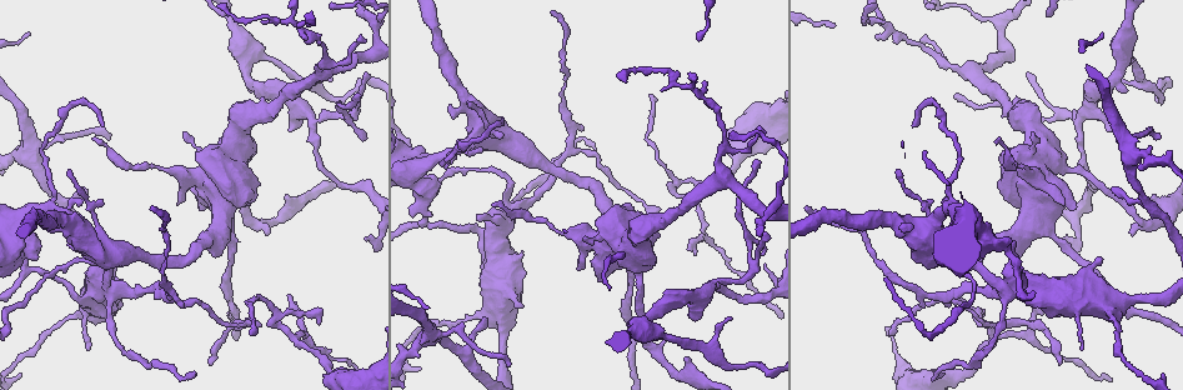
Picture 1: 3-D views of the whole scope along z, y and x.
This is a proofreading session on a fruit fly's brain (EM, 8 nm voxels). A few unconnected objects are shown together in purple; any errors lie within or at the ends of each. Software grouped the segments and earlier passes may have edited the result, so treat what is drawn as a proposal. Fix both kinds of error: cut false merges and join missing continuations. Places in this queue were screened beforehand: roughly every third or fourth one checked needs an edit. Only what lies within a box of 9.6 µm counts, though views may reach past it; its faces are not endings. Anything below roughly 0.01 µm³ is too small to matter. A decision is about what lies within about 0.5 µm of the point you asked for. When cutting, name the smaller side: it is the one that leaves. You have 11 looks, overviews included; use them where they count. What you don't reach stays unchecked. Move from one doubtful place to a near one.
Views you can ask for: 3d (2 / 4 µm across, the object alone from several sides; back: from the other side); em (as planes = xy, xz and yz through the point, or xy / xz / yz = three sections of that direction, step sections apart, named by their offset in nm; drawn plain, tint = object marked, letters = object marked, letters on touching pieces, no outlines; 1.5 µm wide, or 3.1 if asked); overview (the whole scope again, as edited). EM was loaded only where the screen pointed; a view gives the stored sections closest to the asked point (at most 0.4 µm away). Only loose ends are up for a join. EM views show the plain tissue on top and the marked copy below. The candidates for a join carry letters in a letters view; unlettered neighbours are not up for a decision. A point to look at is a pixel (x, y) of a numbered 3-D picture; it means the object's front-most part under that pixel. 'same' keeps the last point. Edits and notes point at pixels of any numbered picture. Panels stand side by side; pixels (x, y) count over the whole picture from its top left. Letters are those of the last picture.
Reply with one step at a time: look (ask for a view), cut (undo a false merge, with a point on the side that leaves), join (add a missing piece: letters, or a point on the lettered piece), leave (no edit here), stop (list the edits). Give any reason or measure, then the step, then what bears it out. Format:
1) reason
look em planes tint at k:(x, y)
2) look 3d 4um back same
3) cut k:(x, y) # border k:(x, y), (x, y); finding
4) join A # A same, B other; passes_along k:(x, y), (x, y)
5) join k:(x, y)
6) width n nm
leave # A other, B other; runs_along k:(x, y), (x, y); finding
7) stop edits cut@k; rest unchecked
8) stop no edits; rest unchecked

an open end
look 3d 4um at 1:(1158, 136)

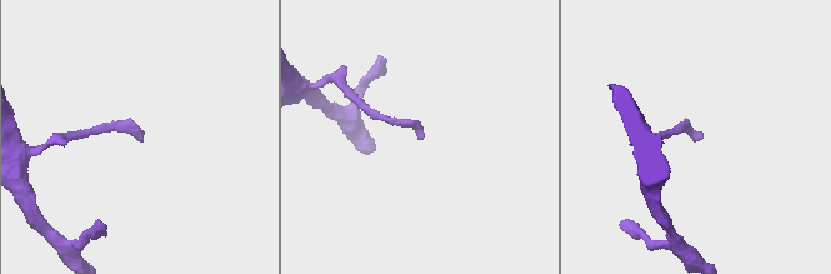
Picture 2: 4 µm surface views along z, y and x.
look em xz step 4 tint at 2:(417, 137)

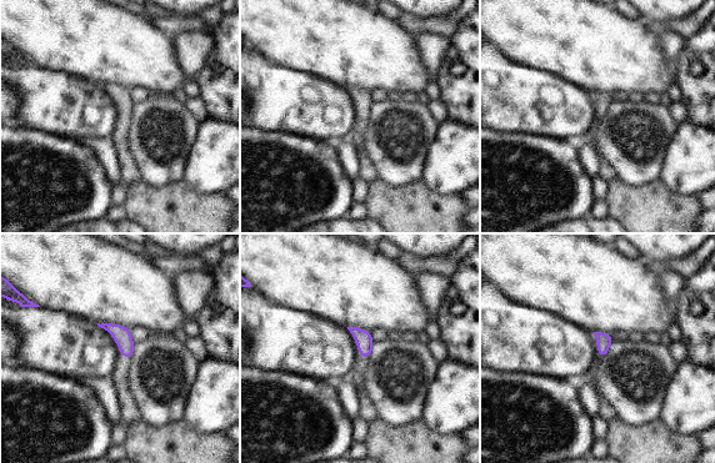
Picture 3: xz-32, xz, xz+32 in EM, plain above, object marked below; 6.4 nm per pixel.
cut it another way
look em planes letters same

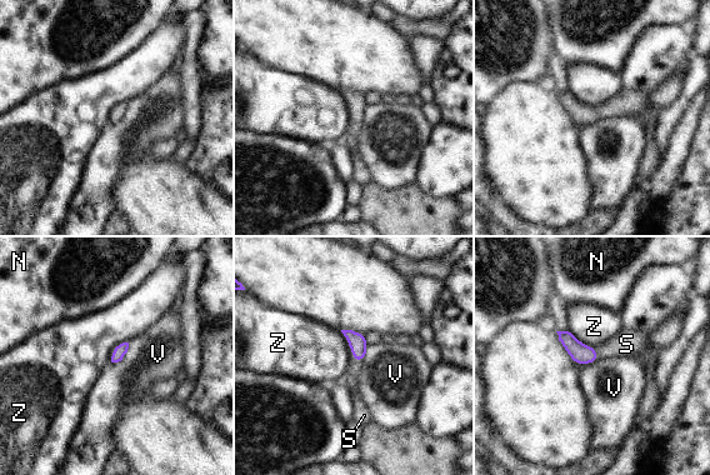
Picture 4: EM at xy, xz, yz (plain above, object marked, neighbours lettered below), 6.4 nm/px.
join S # N other, S same, V other, Z other; passes_along 4:(356, 341), (359, 360), (356, 366); the neuron continues

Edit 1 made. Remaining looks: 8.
see it whole again
look overview

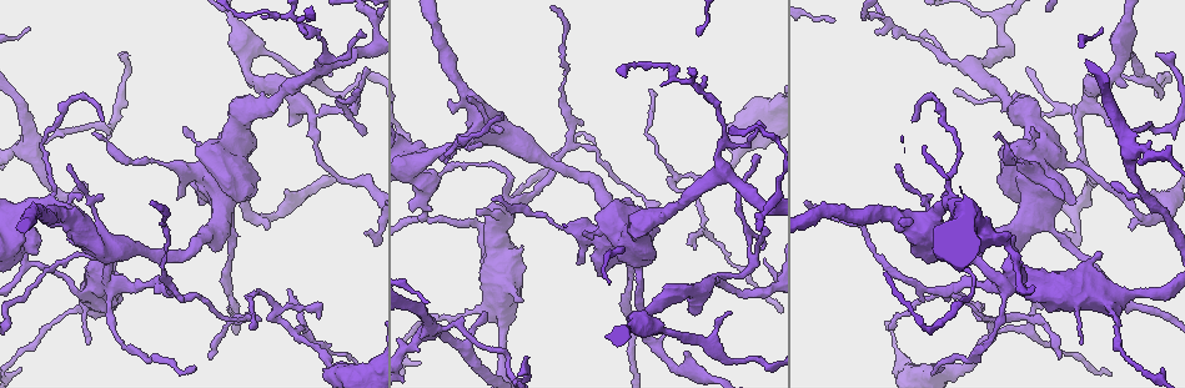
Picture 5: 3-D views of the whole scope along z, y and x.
look em planes letters at 5:(1078, 116)

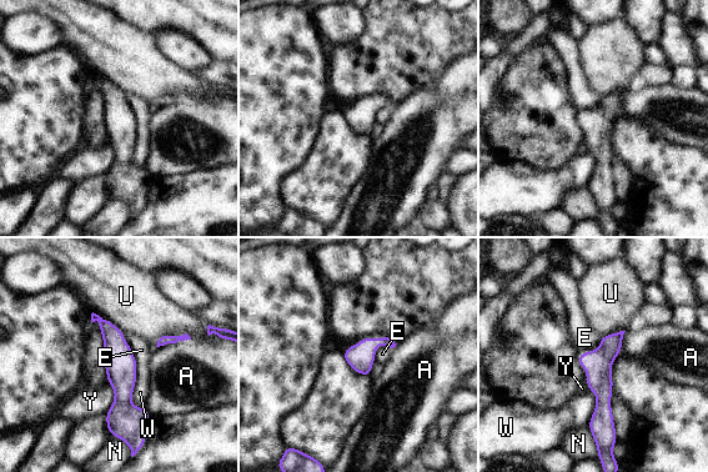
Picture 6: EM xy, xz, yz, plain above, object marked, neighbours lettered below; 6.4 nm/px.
width 180 nm
leave # A other, E other, N other, U other, W other, Y other; runs_along 6:(94, 317), (114, 339), (125, 432); continuous, no second neuron

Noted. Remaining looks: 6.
free end
look 3d 4um at 5:(363, 233)

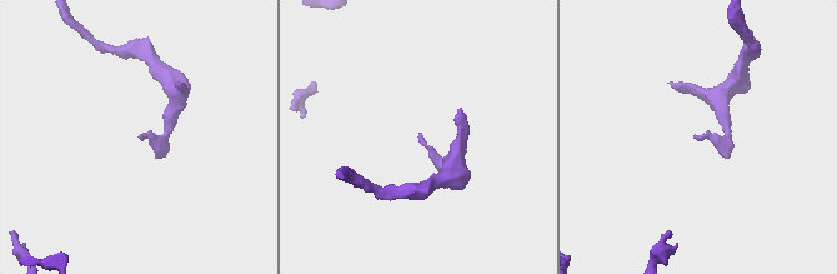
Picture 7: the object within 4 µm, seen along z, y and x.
need the tissue
look em planes letters at 7:(419, 133)

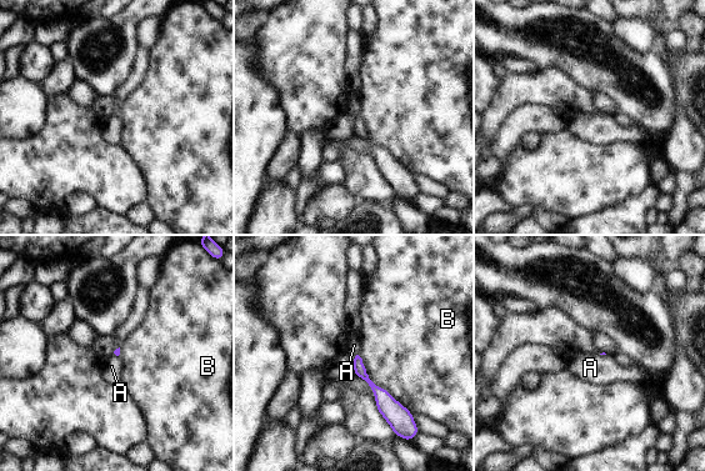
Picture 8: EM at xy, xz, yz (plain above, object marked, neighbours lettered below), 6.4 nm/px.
leave # A other, B other; runs_along 8:(358, 360), (393, 419); none of them fits

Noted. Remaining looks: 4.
thin end
look 3d 2um at 5:(87, 343)

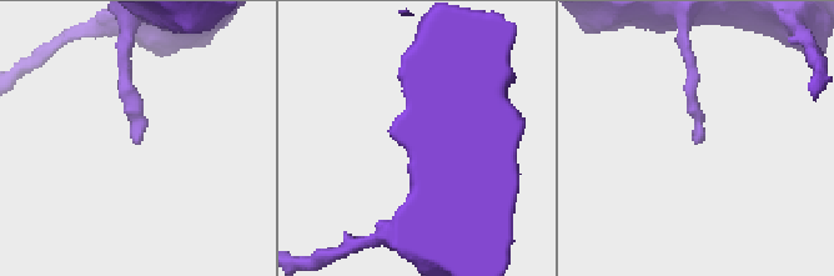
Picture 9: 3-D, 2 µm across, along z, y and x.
now the EM
look em yz step 4 tint at 9:(141, 140)

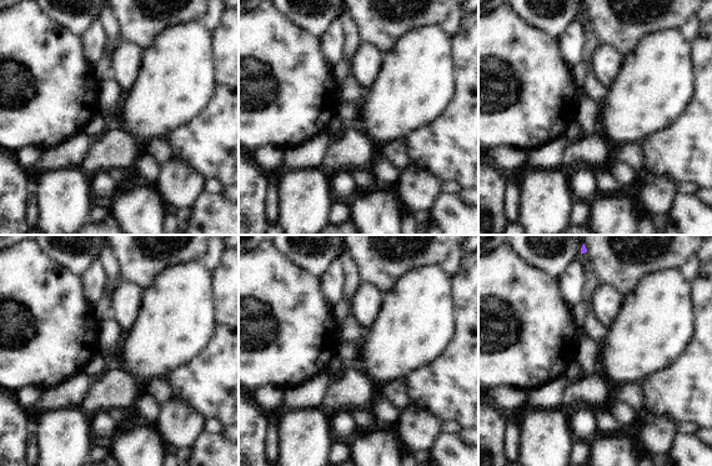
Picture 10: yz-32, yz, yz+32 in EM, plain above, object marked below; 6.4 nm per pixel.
cut it another way
look em planes letters same

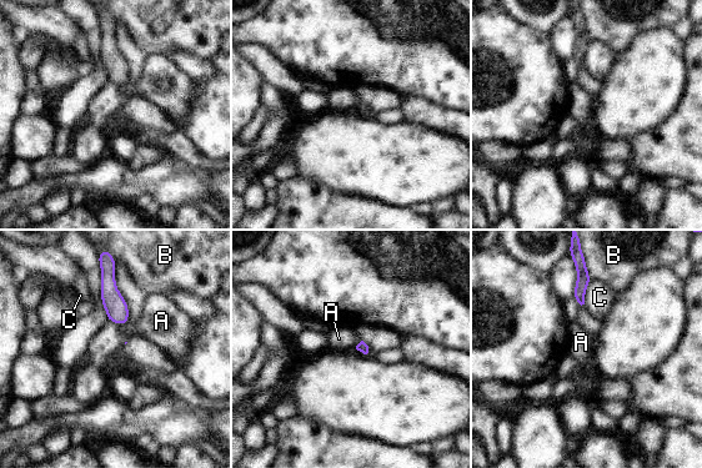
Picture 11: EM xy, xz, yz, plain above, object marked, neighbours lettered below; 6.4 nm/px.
leave # A other, B other, C other; border 11:(108, 320), (120, 325), (129, 321); no lettered piece goes on from it

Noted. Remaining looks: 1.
stop edits join@4; rest unchecked

